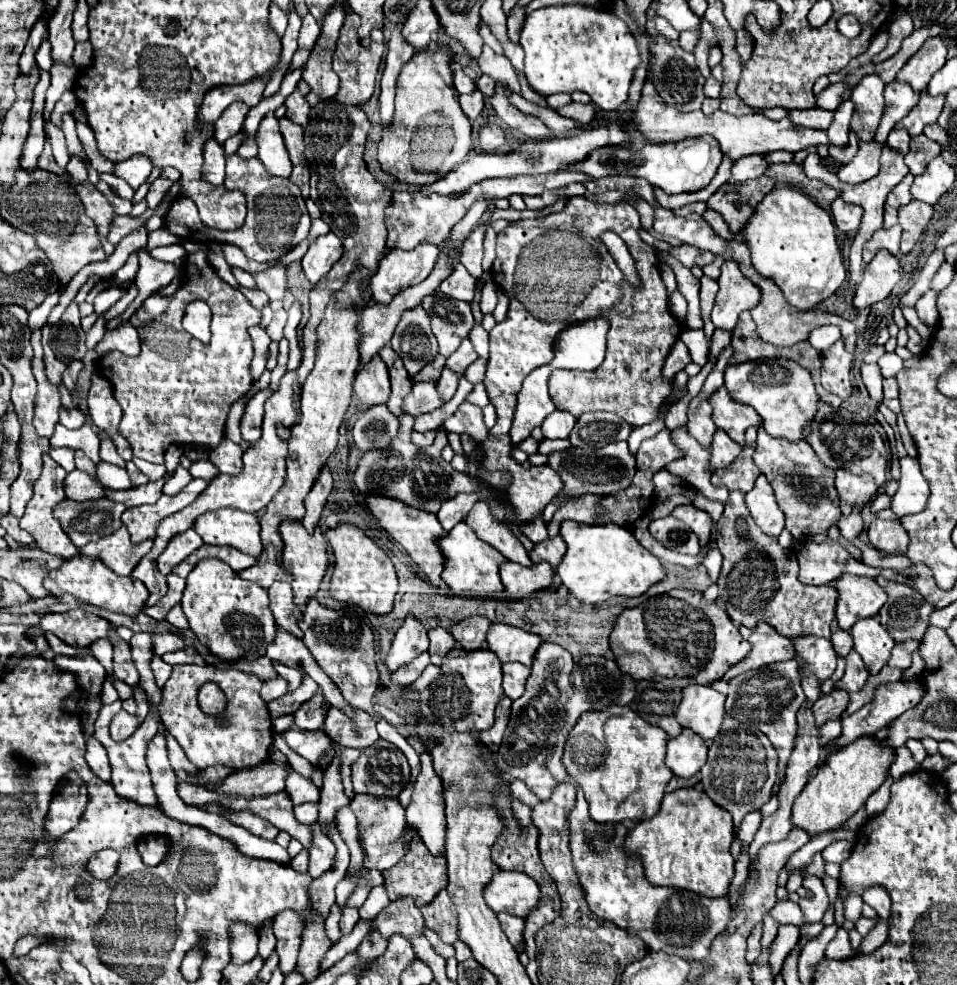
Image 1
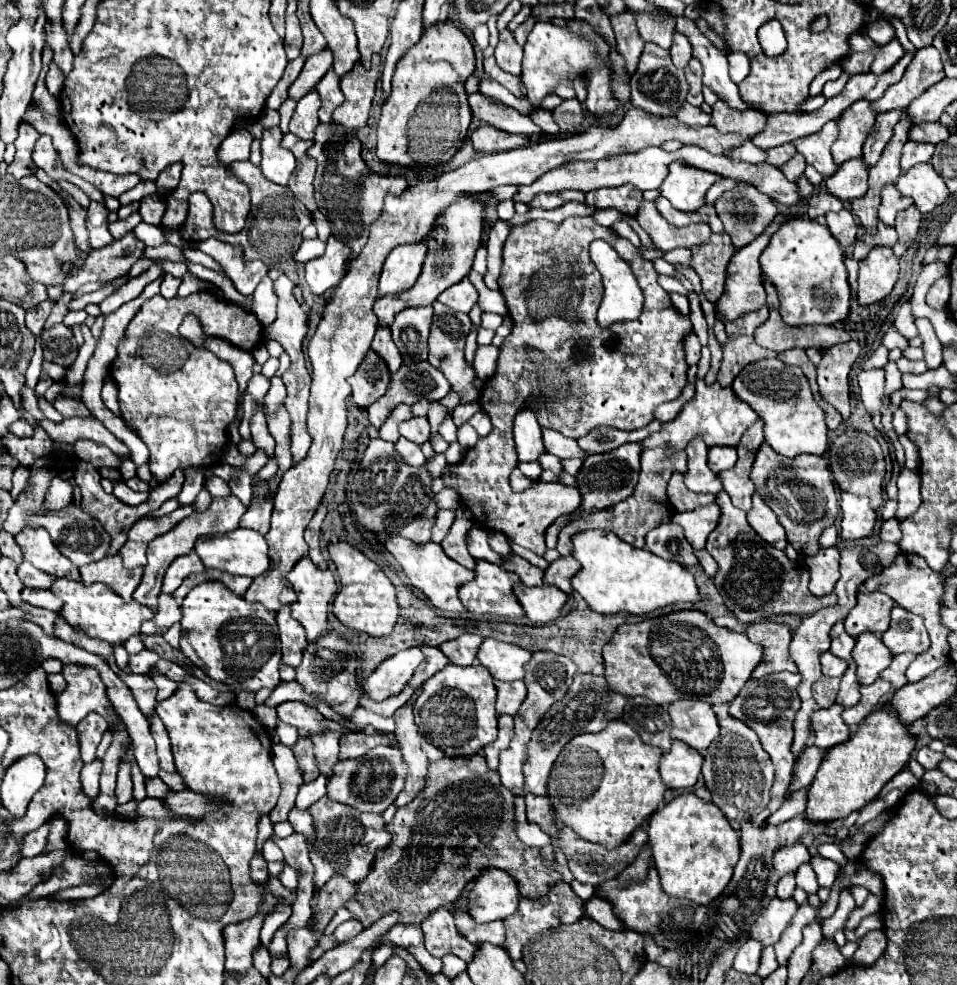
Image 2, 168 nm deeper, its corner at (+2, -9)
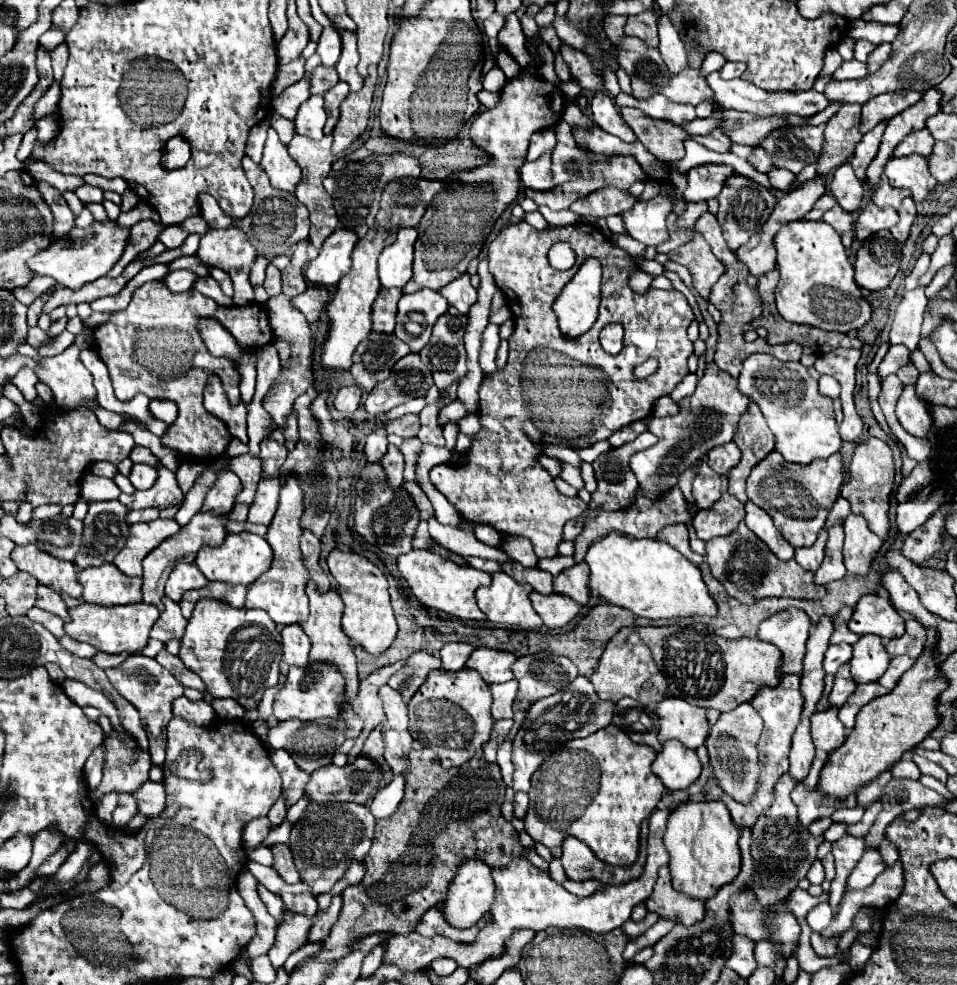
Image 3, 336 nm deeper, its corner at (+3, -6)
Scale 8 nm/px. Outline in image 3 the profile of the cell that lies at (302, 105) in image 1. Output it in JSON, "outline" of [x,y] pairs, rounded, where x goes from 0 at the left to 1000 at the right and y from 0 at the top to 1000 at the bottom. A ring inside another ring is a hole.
{"outline":[[[323,98],[310,113],[308,131],[312,137],[325,139],[325,141],[335,141],[338,139],[338,127],[340,127],[338,98]]]}

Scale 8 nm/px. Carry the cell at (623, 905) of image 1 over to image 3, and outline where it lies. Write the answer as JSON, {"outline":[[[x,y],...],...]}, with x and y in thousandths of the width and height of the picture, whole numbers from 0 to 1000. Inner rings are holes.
{"outline":[[[699,880],[689,882],[689,892],[684,896],[682,909],[674,917],[676,923],[689,927],[689,931],[701,933],[705,937],[714,937],[718,941],[726,939],[737,929],[737,917],[732,913],[718,911],[701,901]]]}

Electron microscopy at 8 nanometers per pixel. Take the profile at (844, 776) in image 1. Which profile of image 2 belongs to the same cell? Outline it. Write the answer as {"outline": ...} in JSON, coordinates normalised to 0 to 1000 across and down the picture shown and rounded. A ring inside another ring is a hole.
{"outline":[[[924,719],[913,721],[903,735],[897,739],[897,743],[892,747],[888,747],[888,751],[884,751],[882,755],[867,759],[846,796],[844,802],[844,814],[842,814],[842,832],[846,835],[867,835],[871,830],[884,830],[890,824],[897,824],[901,818],[905,818],[907,814],[911,814],[913,810],[917,810],[920,802],[924,800],[924,796],[928,792],[932,792],[938,784],[943,784],[943,780],[949,776],[951,768],[955,761],[955,747],[949,743],[949,739],[945,735],[936,735],[936,727],[932,727],[932,723],[924,723]]]}

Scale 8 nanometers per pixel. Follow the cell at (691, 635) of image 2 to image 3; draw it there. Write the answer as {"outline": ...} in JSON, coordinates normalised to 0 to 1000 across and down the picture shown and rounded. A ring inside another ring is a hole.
{"outline":[[[699,635],[699,637],[655,637],[649,639],[628,665],[624,681],[618,685],[622,704],[630,712],[645,714],[651,708],[670,712],[672,716],[689,714],[695,708],[710,708],[726,718],[745,718],[749,722],[764,722],[770,716],[785,712],[795,699],[812,697],[816,693],[816,663],[810,655],[793,649],[755,649],[741,641],[739,635]]]}

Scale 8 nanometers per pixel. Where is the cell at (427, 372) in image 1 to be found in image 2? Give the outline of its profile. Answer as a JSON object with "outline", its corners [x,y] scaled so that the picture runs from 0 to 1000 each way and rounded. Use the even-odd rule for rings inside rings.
{"outline":[[[449,368],[431,370],[431,374],[420,372],[414,382],[410,382],[405,398],[385,414],[385,426],[387,430],[397,437],[401,426],[405,424],[405,418],[416,408],[437,408],[441,404],[447,406],[462,406],[470,398],[470,390],[464,384],[464,380],[454,374]]]}

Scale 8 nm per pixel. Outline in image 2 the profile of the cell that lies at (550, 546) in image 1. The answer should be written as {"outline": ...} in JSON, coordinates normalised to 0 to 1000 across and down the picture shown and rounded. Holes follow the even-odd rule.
{"outline":[[[587,564],[583,569],[579,569],[571,579],[568,579],[568,593],[579,593],[585,599],[589,599],[591,603],[598,603],[598,595],[596,595],[596,587],[606,579],[606,573],[602,573],[602,569],[598,564]]]}

